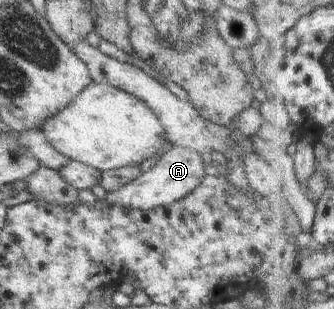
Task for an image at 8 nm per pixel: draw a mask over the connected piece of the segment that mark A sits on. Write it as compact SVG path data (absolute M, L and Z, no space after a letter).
M173 147L160 156L160 160L146 172L141 172L136 180L124 184L108 192L103 199L112 204L126 208L136 208L140 211L151 210L157 207L167 207L175 201L182 200L198 187L198 184L207 176L204 171L204 157L188 148Z

